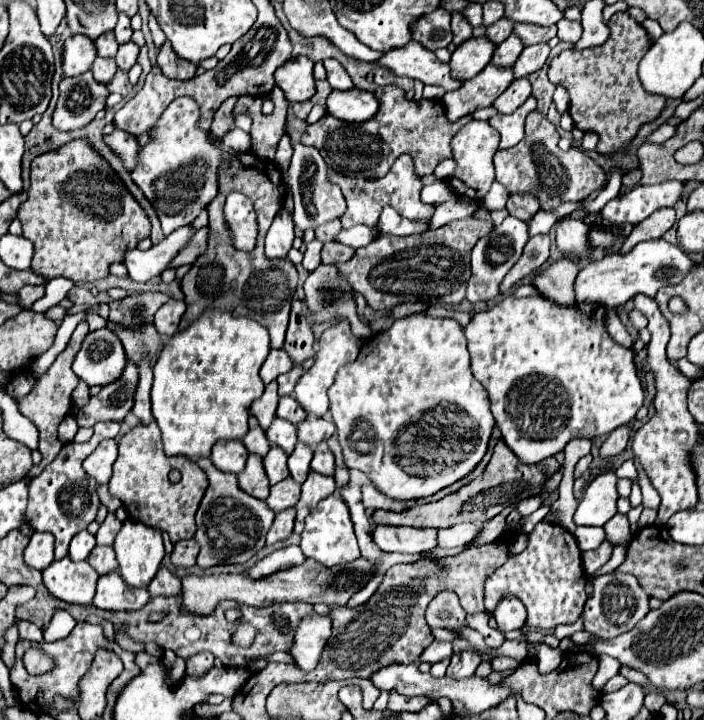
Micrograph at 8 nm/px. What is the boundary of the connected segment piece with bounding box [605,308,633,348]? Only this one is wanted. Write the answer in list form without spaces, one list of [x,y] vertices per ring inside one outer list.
[[[607,308],[605,326],[607,332],[616,343],[626,348],[632,346],[633,340],[613,308]]]

